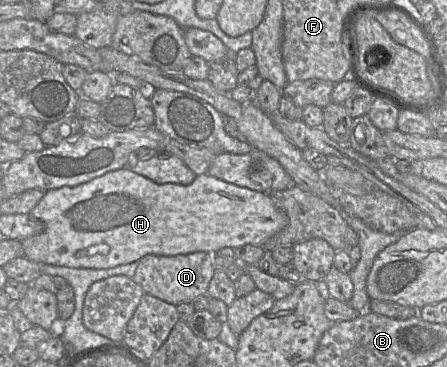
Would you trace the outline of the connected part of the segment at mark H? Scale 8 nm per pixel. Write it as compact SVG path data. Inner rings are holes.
M122 168L110 171L100 177L94 178L89 182L75 187L61 187L59 189L49 190L44 197L30 212L31 216L44 223L45 229L42 233L25 238L21 241L23 247L23 256L28 260L39 264L61 265L73 268L85 269L108 269L119 265L139 261L145 255L174 256L189 254L194 252L216 253L222 248L238 248L247 244L262 246L264 243L282 231L287 225L287 216L276 207L275 203L268 194L251 190L249 188L239 187L225 182L207 173L197 175L194 181L189 185L180 185L174 183L157 184L148 178L135 173L129 168Z

